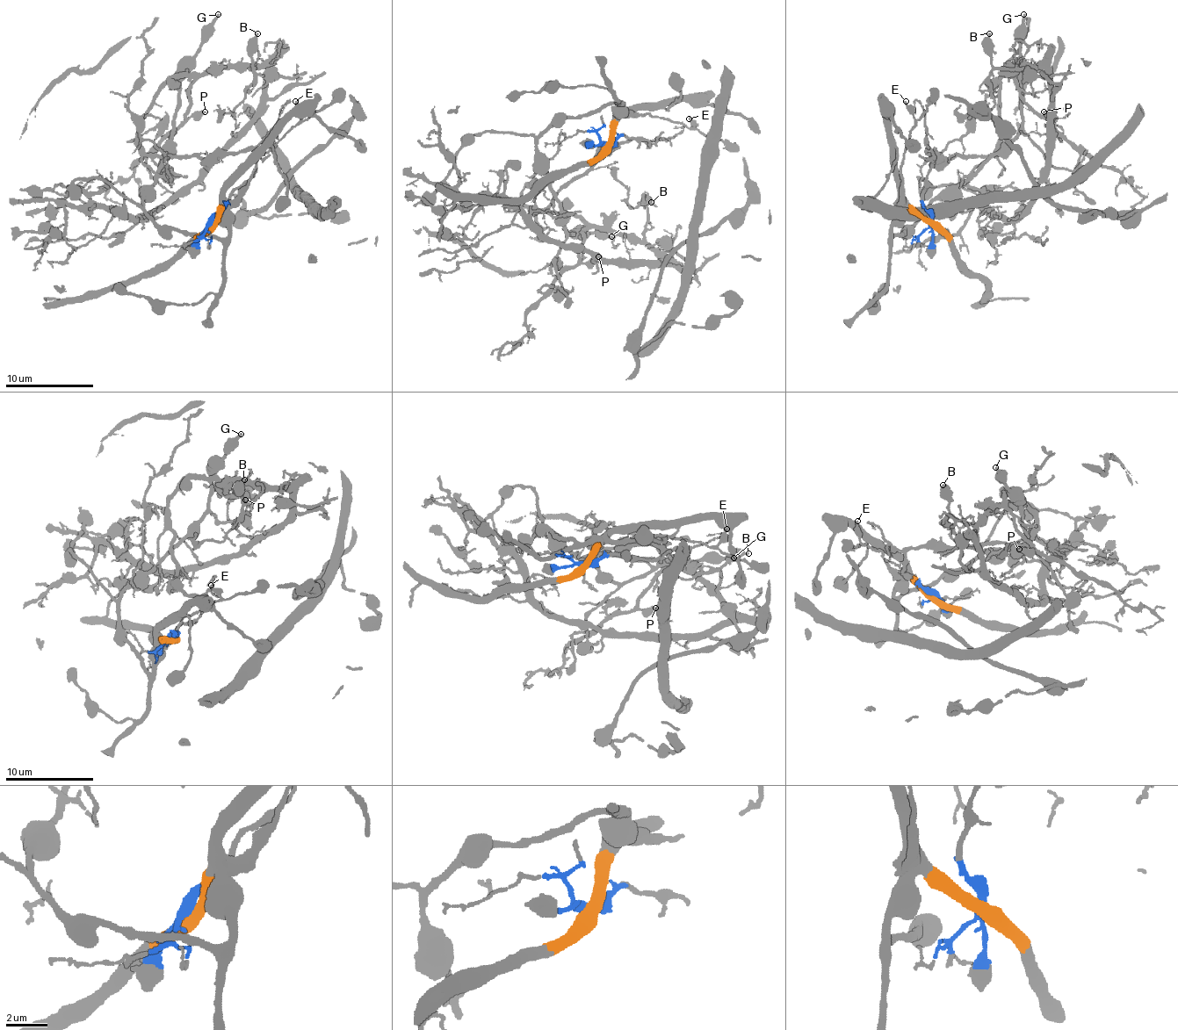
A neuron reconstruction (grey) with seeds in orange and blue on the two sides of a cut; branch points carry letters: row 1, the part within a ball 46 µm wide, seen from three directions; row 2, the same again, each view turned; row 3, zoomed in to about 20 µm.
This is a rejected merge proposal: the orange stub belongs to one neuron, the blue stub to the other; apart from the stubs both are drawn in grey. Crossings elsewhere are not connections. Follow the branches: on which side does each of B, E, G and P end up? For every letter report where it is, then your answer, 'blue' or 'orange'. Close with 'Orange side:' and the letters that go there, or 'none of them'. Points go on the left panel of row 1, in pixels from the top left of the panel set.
B: at (257, 33); blue
E: at (295, 101); orange
G: at (218, 14); orange
P: at (205, 111); blue
Orange side: E, G

